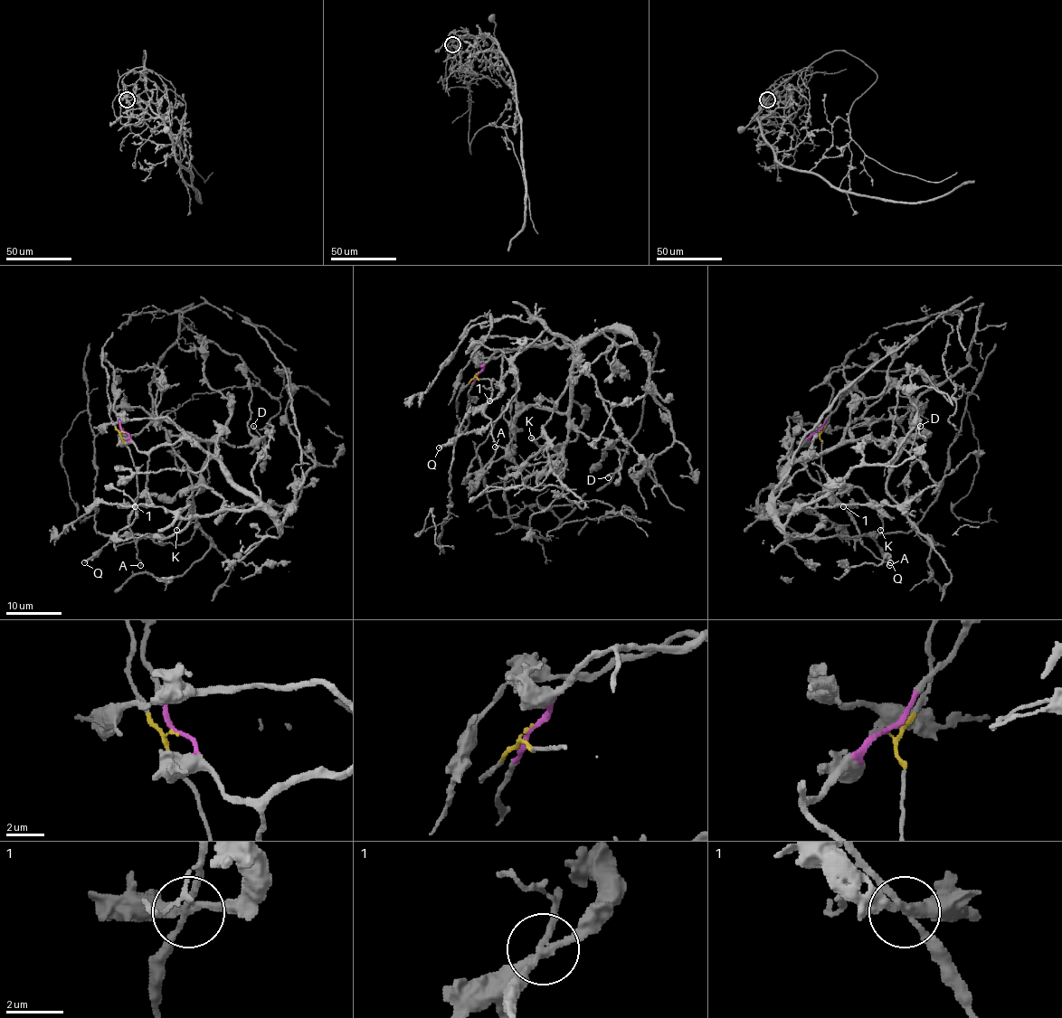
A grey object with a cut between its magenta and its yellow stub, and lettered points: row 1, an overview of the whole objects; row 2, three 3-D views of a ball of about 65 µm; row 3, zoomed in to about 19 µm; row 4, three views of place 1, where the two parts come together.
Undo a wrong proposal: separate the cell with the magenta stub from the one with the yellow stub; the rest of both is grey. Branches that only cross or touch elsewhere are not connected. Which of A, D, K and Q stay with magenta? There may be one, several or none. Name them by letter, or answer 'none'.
D, K, Q

